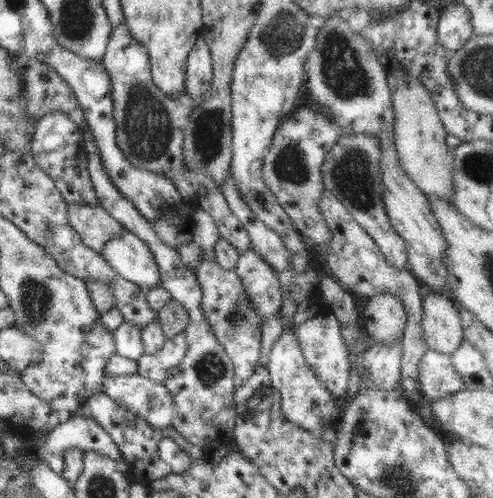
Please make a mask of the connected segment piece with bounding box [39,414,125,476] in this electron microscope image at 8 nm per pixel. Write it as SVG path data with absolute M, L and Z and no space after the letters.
M88 414L74 415L64 424L58 424L48 431L48 436L45 436L45 441L40 445L39 455L61 476L64 455L71 448L96 451L114 462L125 463L125 458L112 437Z

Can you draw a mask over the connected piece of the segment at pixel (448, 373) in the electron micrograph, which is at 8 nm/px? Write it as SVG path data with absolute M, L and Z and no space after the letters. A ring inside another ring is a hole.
M430 349L420 360L418 383L422 396L432 401L466 390L462 377L452 365L451 356Z

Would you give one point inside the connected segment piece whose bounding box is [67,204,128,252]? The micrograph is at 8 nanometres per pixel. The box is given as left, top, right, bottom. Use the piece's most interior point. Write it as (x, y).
(95, 226)

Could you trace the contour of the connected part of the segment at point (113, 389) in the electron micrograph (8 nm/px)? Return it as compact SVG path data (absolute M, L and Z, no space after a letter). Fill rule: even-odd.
M137 373L116 377L107 375L102 393L128 407L154 429L171 426L176 416L176 405L166 385Z

